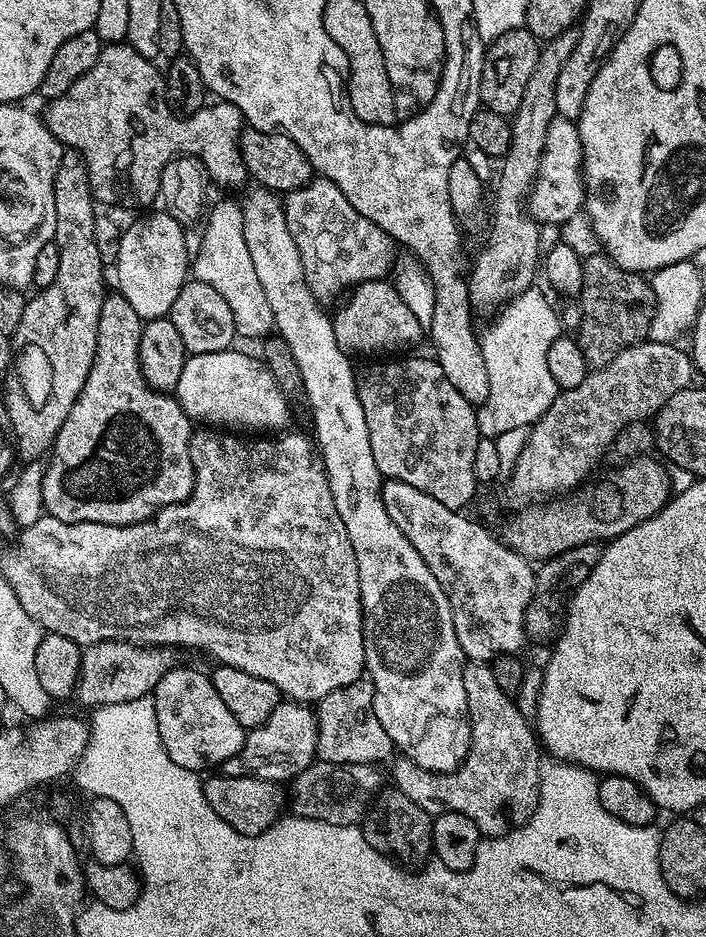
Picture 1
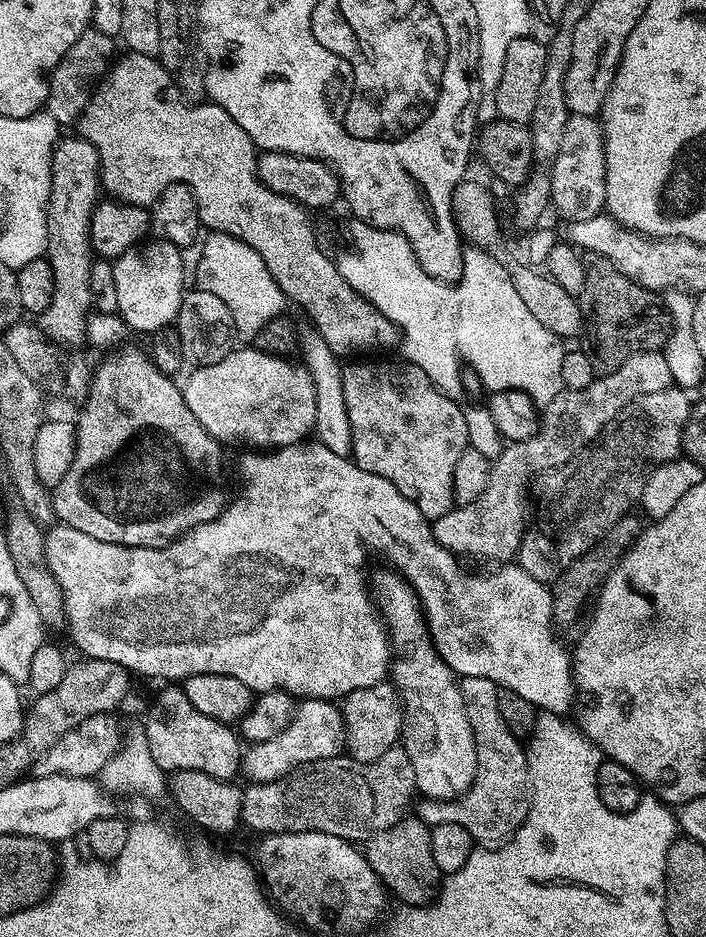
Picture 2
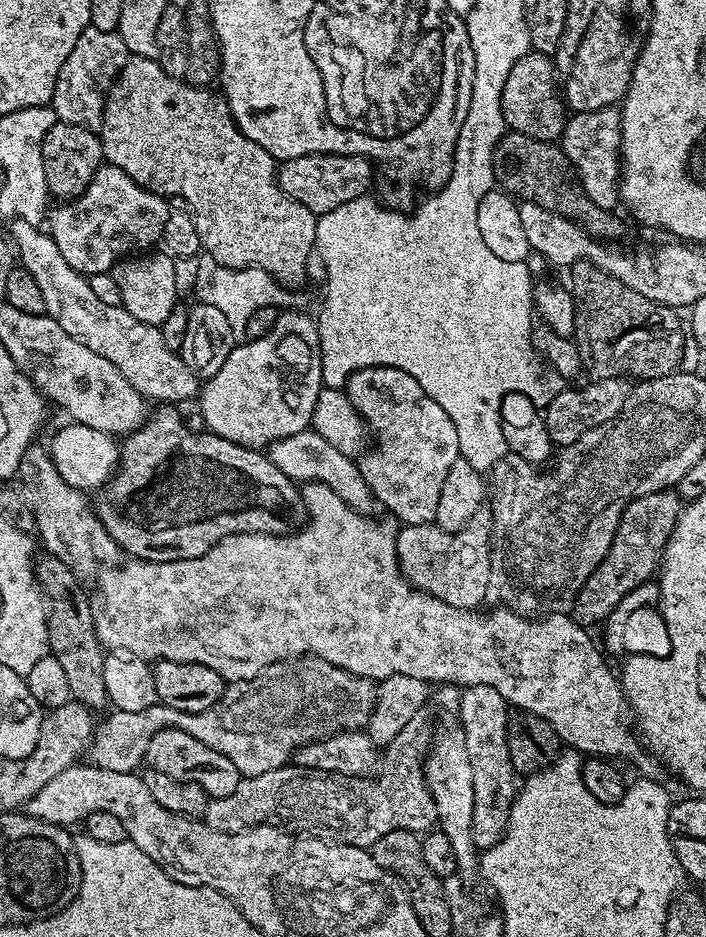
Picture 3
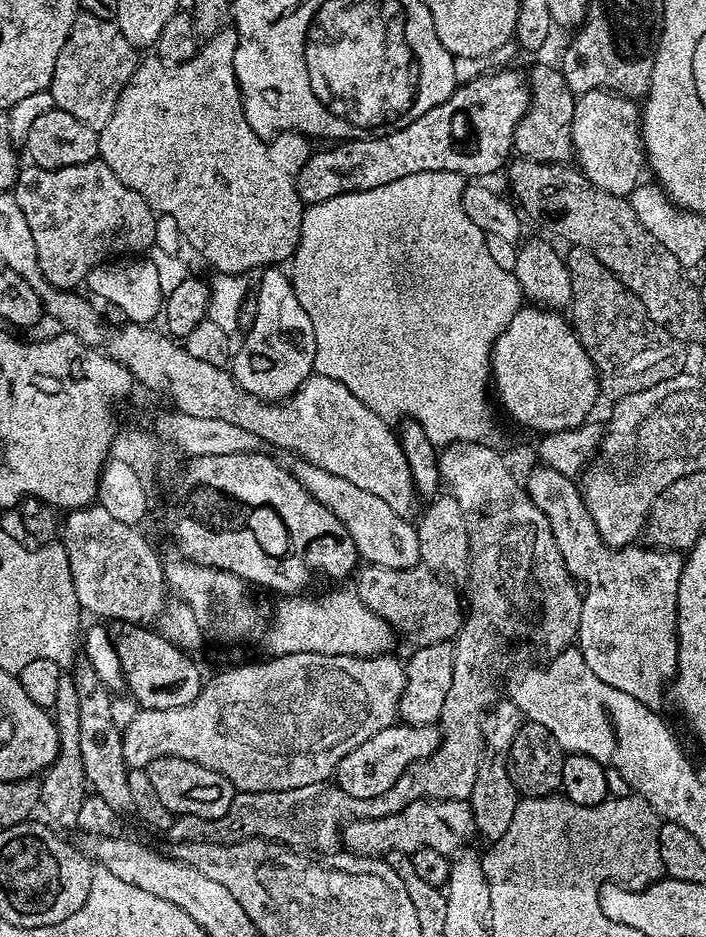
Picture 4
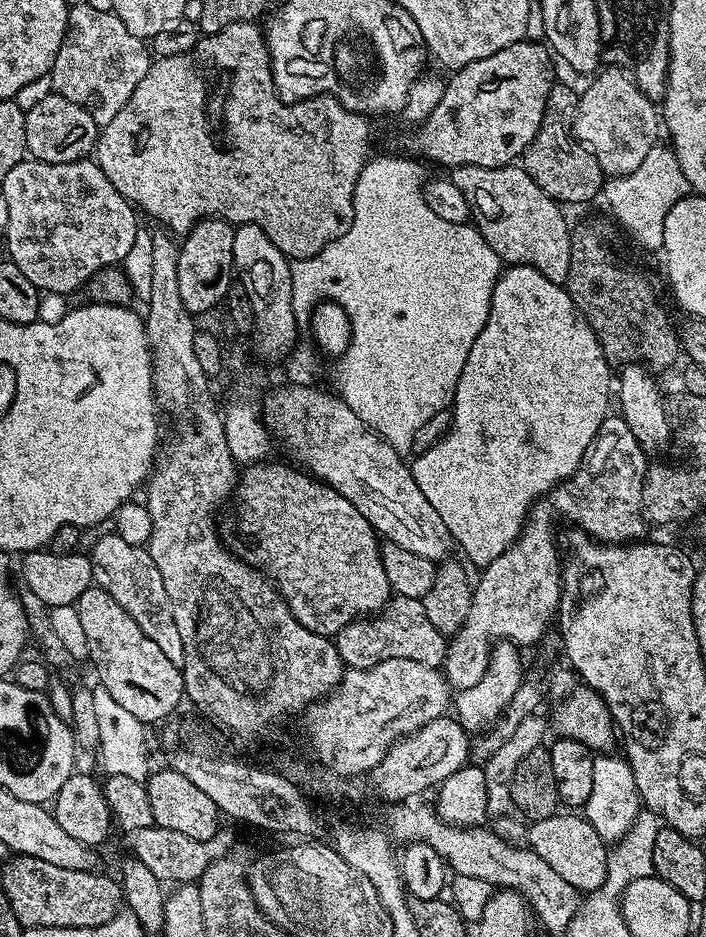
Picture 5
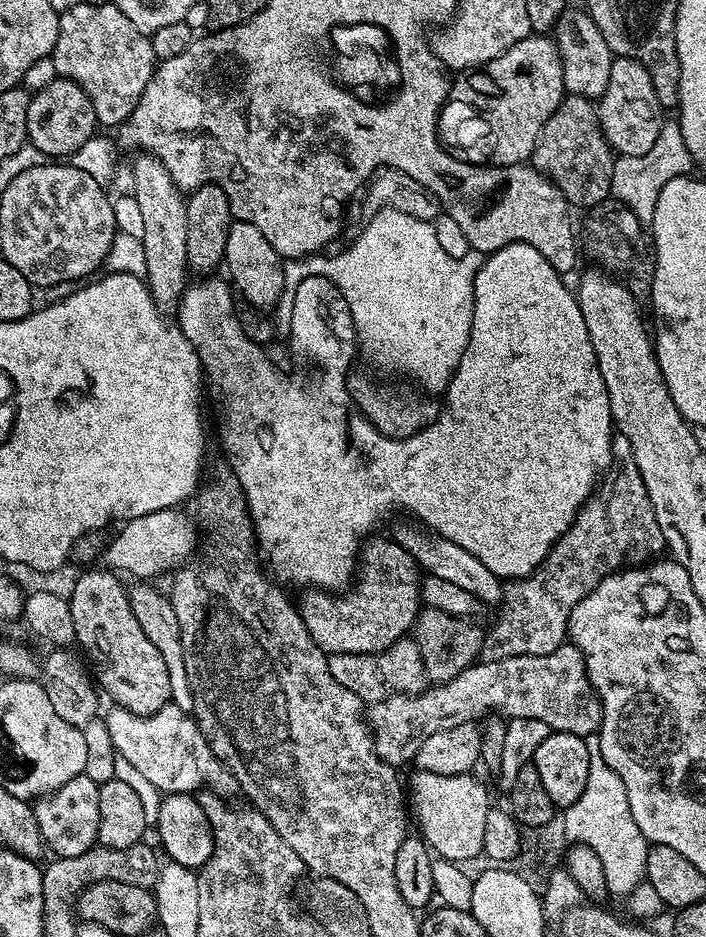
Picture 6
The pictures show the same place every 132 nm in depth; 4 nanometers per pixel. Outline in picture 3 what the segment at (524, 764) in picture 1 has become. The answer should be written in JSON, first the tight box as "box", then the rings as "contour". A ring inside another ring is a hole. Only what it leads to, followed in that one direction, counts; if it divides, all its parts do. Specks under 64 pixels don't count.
{"box":[458,686,518,850],"contour":[[[494,686],[465,687],[460,693],[458,723],[466,734],[466,750],[470,750],[470,770],[474,770],[474,842],[477,849],[483,850],[494,846],[503,838],[510,822],[510,810],[516,801],[518,791],[518,773],[510,762],[508,749],[508,713],[510,705],[507,700],[494,690]]]}

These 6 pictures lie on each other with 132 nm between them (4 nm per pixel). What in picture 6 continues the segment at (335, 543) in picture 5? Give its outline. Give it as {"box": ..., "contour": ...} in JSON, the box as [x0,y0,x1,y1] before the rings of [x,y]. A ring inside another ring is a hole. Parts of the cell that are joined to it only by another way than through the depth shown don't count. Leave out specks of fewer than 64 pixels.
{"box":[298,539,422,656],"contour":[[[395,539],[372,540],[361,547],[358,557],[358,571],[350,591],[334,595],[326,590],[310,590],[306,596],[298,600],[300,616],[308,627],[310,638],[325,654],[333,656],[372,656],[376,652],[385,652],[405,639],[413,631],[417,617],[422,611],[420,585],[422,569],[416,559],[406,551]]]}

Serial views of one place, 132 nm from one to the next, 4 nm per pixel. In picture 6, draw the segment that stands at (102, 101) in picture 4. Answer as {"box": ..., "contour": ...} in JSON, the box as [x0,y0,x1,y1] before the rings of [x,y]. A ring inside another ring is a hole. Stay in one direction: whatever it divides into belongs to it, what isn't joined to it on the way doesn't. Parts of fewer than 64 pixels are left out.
{"box":[51,2,158,130],"contour":[[[81,2],[78,6],[70,6],[70,10],[60,13],[58,42],[54,42],[51,58],[57,77],[78,82],[78,86],[90,98],[97,125],[104,127],[105,124],[112,130],[119,129],[120,125],[128,121],[158,63],[151,39],[140,32],[138,26],[134,26],[134,22],[130,22],[130,18],[126,18],[126,14],[122,14],[122,10],[118,10],[112,2],[105,2],[102,6]]]}

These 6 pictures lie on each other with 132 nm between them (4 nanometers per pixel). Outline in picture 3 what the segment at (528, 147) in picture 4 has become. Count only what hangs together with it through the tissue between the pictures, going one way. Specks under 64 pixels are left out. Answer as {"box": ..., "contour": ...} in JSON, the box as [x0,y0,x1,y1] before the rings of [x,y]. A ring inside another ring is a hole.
{"box":[502,51,566,141],"contour":[[[530,51],[514,62],[510,74],[506,74],[506,87],[502,90],[502,114],[511,131],[526,134],[526,138],[559,141],[564,132],[566,104],[558,98],[558,73],[553,57]]]}

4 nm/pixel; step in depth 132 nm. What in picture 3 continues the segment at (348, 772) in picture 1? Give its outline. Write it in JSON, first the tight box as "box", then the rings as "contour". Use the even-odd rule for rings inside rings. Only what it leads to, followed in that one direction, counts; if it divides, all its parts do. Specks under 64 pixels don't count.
{"box":[202,707,437,849],"contour":[[[427,707],[420,708],[418,714],[414,714],[414,718],[410,718],[406,727],[383,749],[382,767],[373,776],[343,776],[317,768],[301,768],[289,762],[278,770],[266,770],[266,774],[242,778],[236,789],[226,794],[226,798],[209,799],[202,819],[219,832],[244,832],[259,824],[268,824],[271,828],[287,830],[293,834],[307,834],[333,844],[353,844],[355,848],[366,849],[371,849],[372,844],[382,838],[382,834],[390,834],[390,830],[427,833],[437,827],[434,798],[424,781],[424,757],[432,747],[434,735],[428,711]]]}

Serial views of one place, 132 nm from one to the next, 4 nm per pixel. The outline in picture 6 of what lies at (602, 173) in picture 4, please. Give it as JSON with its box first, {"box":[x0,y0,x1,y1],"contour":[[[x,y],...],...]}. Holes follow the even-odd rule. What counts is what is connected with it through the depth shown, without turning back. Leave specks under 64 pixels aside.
{"box":[596,56,666,156],"contour":[[[617,56],[610,66],[610,82],[606,82],[606,90],[596,104],[596,116],[600,120],[600,128],[604,132],[605,141],[612,147],[613,153],[622,156],[641,156],[658,142],[658,134],[662,130],[666,116],[662,111],[657,96],[654,94],[654,82],[650,82],[650,74],[642,62],[634,62],[634,58]]]}

